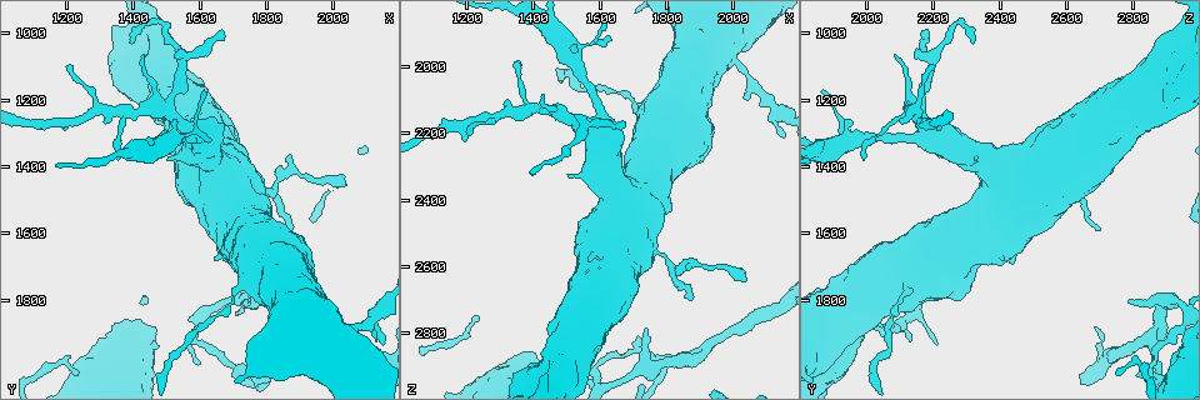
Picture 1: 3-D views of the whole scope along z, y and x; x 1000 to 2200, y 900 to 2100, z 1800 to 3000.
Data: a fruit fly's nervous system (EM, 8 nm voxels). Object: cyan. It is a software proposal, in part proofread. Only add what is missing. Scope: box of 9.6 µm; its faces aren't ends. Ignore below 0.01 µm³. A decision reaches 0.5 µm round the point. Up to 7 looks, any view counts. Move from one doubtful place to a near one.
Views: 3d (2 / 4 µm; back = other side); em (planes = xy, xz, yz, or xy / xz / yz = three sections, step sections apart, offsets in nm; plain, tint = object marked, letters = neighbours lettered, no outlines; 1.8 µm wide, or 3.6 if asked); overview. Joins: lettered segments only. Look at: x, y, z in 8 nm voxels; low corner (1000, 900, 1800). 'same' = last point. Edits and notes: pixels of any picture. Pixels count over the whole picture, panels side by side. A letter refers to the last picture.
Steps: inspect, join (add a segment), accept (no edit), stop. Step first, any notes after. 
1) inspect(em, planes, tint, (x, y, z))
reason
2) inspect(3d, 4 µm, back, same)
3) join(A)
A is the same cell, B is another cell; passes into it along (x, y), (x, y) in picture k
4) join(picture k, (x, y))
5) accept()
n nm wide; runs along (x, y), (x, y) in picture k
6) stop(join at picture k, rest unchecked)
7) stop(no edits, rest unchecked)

inspect(em, 3.6 µm, xz, step 8, tint, (1520, 1340, 2660))
thick turns thin

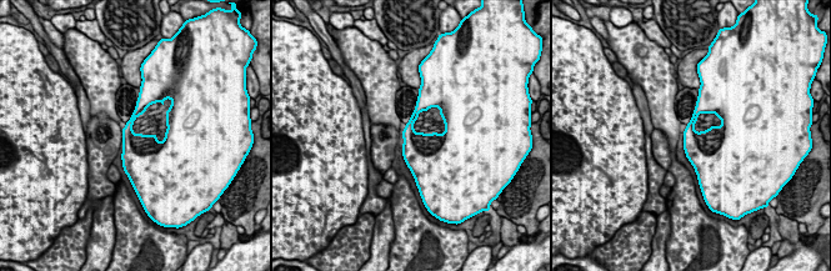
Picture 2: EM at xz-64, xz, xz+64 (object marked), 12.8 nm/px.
inspect(em, 3.6 µm, planes, letters, same)

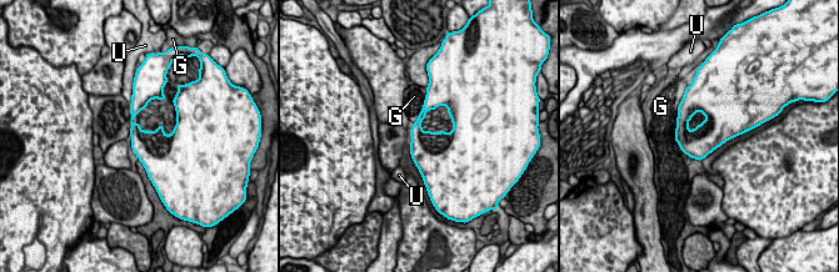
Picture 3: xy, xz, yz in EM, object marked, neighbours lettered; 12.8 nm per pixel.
accept()
380 nm wide; G and U are other cells; border along (683, 97), (675, 141), (698, 160) in picture 3; none of them fits

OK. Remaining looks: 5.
inspect(3d, 4 µm, (1740, 1800, 2780))
free end

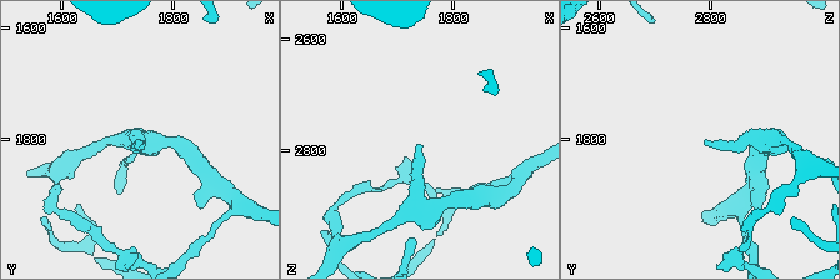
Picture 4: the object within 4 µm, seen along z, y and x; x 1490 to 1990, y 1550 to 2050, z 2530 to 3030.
inspect(em, planes, letters, (1740, 1805, 2790))

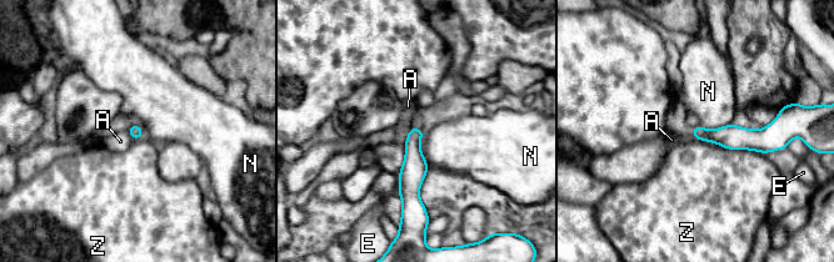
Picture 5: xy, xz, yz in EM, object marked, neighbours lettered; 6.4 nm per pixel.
accept()
A, E, N and Z are other cells; runs along (772, 126), (762, 136), (695, 135) in picture 5; no lettered segment goes on from it

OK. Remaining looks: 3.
inspect(em, planes, letters, (1780, 2040, 2900))
three-way junction

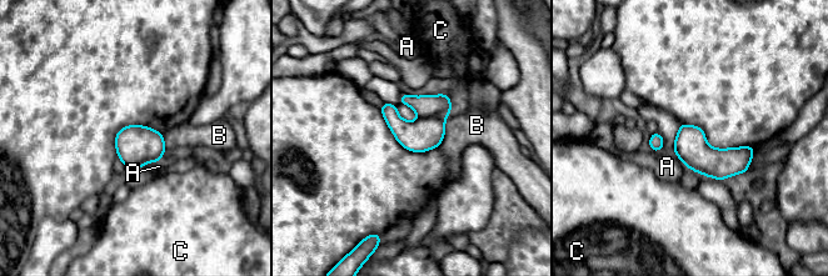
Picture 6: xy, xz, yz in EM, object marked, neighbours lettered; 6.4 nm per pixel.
accept()
A, B and C are other cells; no lettered segment goes on from it

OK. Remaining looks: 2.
stop(no edits, rest unchecked)

